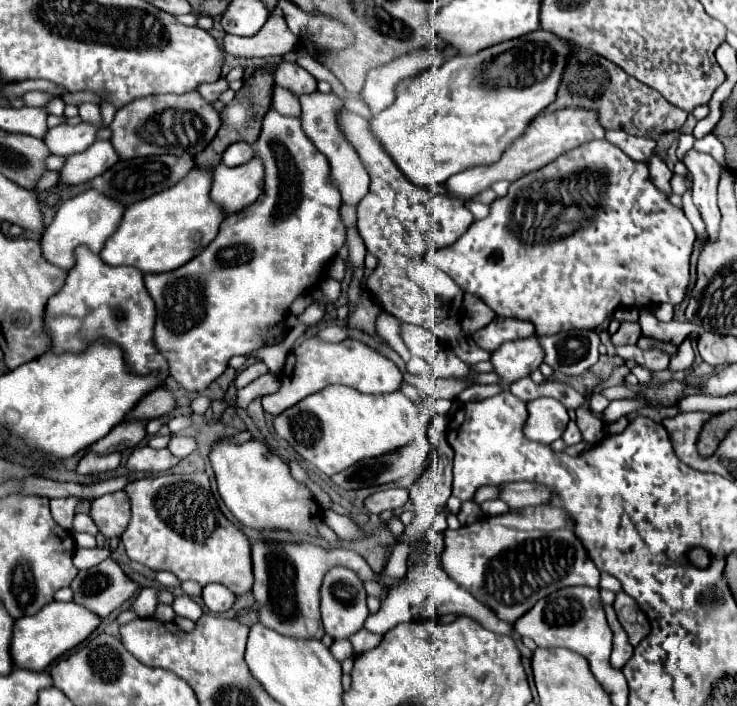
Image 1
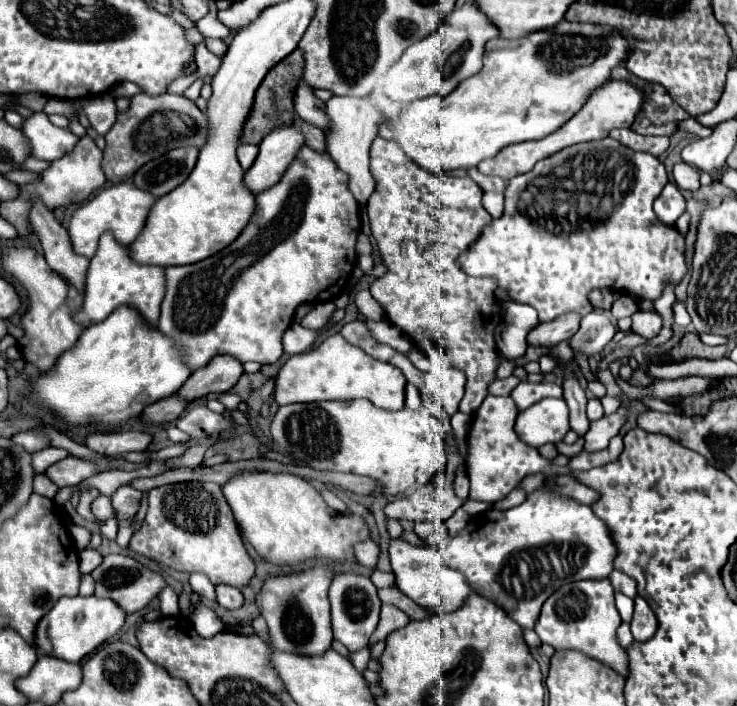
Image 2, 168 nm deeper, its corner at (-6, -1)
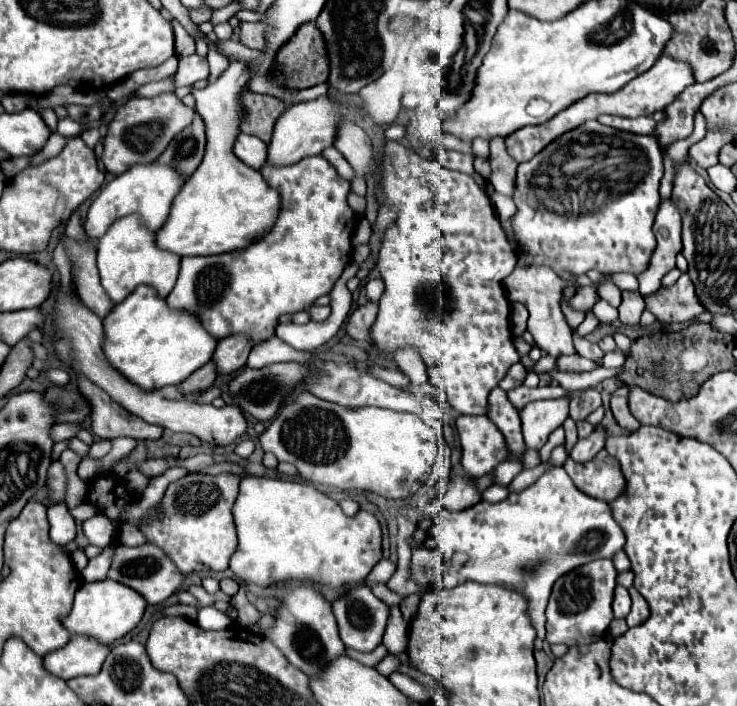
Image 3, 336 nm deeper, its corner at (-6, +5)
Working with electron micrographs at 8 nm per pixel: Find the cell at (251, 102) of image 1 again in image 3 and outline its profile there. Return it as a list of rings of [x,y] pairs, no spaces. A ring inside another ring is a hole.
[[[316,20],[302,24],[296,34],[290,38],[290,42],[286,42],[278,54],[276,54],[276,74],[274,78],[270,78],[276,84],[288,86],[288,88],[308,88],[308,86],[316,86],[328,80],[330,74],[330,64],[328,64],[328,56],[326,56],[326,42],[322,38],[322,32],[316,26]]]

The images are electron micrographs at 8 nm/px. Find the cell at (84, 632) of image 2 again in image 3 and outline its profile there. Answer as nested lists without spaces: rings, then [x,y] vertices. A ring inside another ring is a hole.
[[[100,580],[100,582],[84,582],[74,598],[70,614],[64,618],[64,626],[72,634],[88,634],[100,640],[102,644],[112,644],[114,640],[122,638],[130,630],[136,628],[136,624],[142,620],[142,614],[146,610],[146,600],[136,590],[130,590],[128,586],[122,586],[114,580]]]

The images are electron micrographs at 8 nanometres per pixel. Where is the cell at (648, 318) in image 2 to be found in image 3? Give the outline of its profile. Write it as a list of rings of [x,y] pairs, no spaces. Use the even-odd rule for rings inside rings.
[[[682,274],[672,288],[664,288],[664,290],[658,290],[656,294],[648,296],[646,304],[648,304],[648,310],[662,324],[690,322],[698,314],[706,312],[702,302],[698,302],[694,284],[690,282],[688,274]]]

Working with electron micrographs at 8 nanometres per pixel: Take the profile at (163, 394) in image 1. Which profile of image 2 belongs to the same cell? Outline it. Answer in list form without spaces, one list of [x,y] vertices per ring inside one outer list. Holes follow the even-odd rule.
[[[216,356],[208,366],[192,372],[190,378],[176,390],[176,396],[186,396],[194,402],[208,394],[228,392],[244,374],[242,364],[232,356]]]

